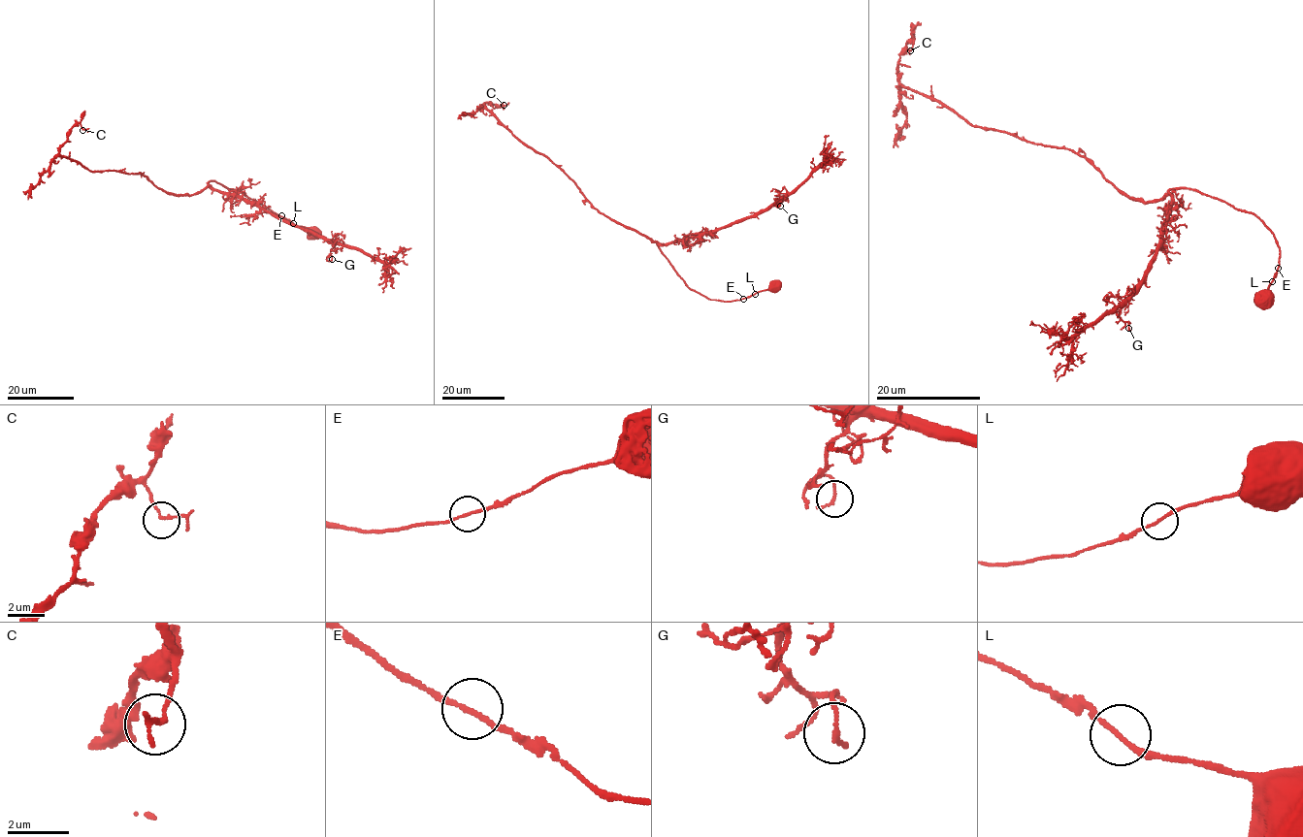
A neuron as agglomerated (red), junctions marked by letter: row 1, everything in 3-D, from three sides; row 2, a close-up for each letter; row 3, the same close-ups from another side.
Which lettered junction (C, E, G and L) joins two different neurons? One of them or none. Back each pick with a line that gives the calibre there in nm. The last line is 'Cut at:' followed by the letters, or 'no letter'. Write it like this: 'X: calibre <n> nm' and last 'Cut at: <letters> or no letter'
Cut at: no letter

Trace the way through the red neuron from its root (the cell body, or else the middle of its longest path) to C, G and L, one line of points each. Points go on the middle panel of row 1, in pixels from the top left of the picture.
C: (775, 285), (728, 302), (691, 289), (658, 242), (601, 213), (572, 180), (525, 145), (484, 104), (504, 105)
G: (775, 285), (738, 300), (708, 299), (688, 286), (657, 243), (719, 230), (767, 209), (776, 200), (780, 206)
L: (775, 285), (755, 294)

